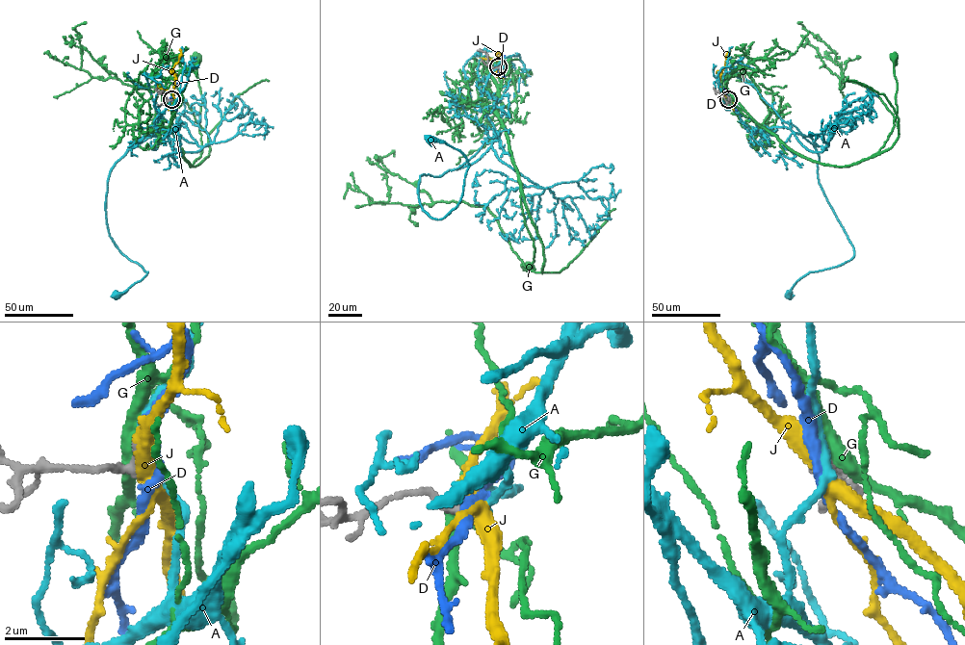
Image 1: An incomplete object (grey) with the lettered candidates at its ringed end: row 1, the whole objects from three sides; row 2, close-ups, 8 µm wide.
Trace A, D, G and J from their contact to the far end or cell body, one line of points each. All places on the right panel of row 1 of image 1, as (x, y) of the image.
A: (728, 99), (760, 125), (811, 138), (819, 183), (853, 246), (849, 260), (808, 271), (788, 294)
D: (728, 99), (718, 82)
G: (729, 99), (791, 149), (818, 162), (850, 166), (875, 154), (894, 125), (897, 109), (895, 57)
J: (728, 99), (719, 88), (719, 75), (729, 48)

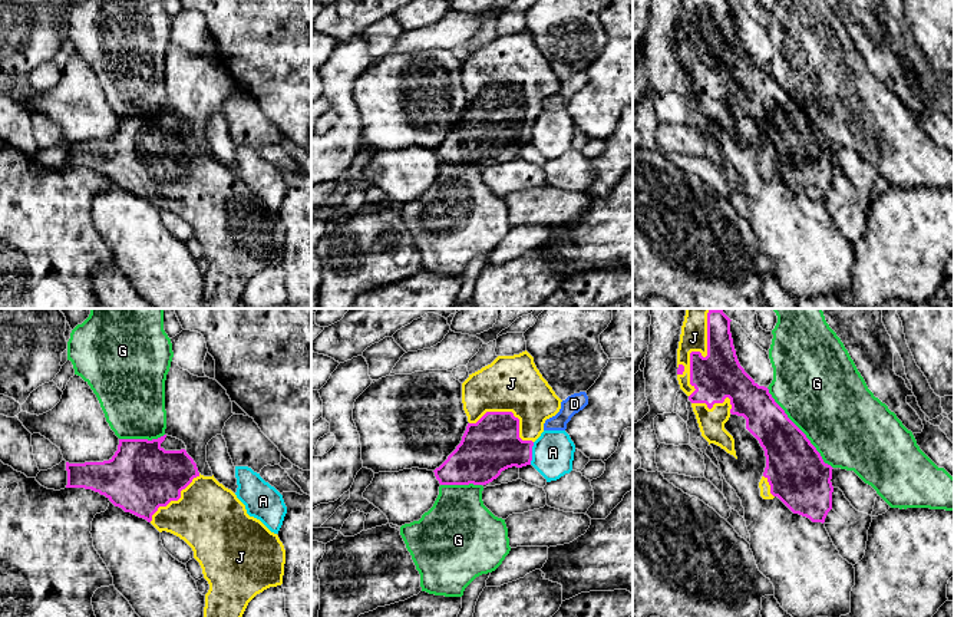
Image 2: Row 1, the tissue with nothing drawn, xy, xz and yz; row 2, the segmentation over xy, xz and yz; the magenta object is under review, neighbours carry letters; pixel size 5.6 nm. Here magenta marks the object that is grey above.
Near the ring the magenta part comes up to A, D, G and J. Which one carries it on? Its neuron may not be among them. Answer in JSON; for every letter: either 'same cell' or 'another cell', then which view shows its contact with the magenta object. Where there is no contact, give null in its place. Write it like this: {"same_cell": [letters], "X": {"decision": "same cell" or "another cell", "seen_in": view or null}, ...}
{"same_cell": ["J"], "A": {"decision": "another cell", "seen_in": "xz"}, "D": {"decision": "another cell", "seen_in": null}, "G": {"decision": "another cell", "seen_in": "yz"}, "J": {"decision": "same cell", "seen_in": "yz"}}

